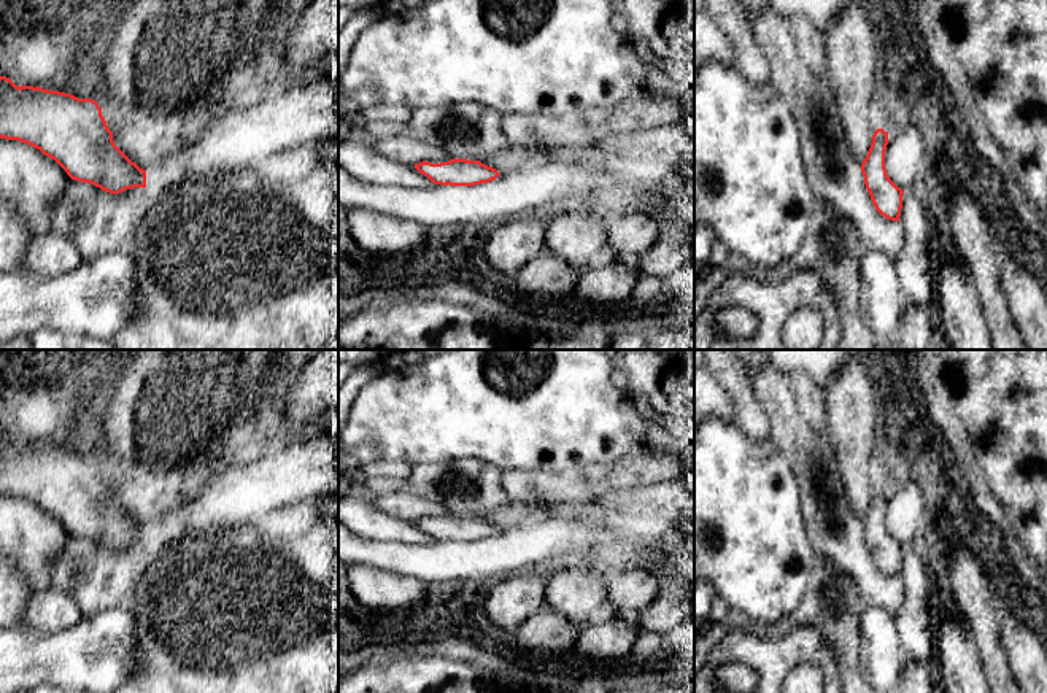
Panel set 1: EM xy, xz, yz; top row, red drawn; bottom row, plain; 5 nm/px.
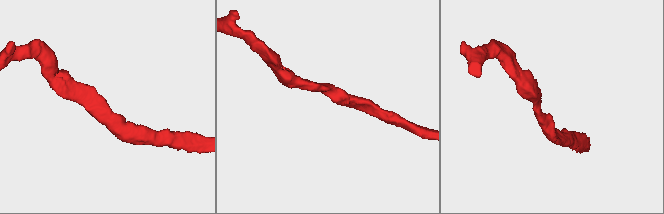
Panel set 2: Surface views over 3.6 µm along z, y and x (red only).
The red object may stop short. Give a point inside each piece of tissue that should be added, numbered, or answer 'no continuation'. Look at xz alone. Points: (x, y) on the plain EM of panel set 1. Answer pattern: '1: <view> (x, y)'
no continuation

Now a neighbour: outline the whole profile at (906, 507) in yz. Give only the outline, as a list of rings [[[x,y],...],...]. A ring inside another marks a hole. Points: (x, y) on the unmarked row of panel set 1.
[[[896,480],[885,507],[885,525],[890,536],[901,544],[917,545],[923,520],[926,517],[926,501],[920,486],[914,482]]]

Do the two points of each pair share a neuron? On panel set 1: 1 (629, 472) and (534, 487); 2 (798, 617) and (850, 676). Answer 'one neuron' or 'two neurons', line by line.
1: one neuron
2: one neuron

